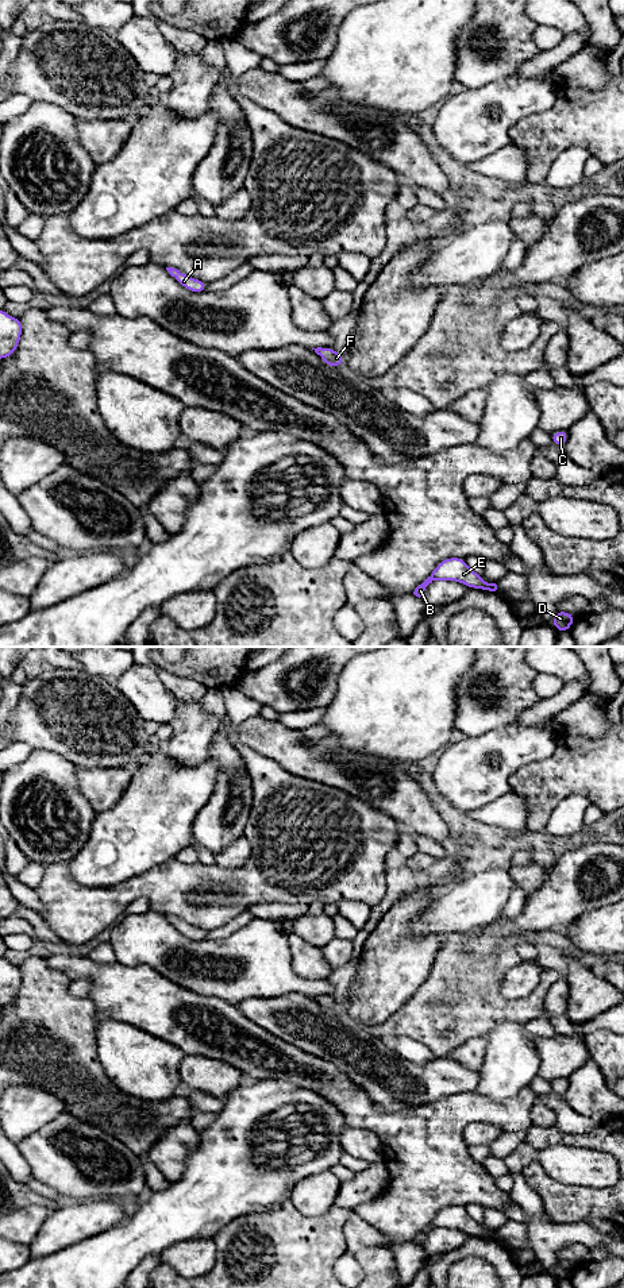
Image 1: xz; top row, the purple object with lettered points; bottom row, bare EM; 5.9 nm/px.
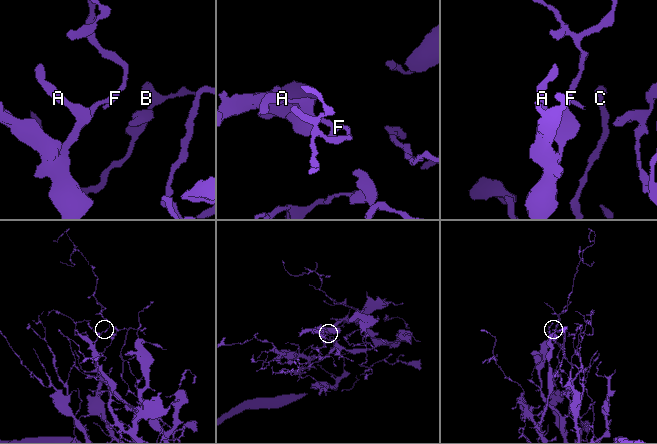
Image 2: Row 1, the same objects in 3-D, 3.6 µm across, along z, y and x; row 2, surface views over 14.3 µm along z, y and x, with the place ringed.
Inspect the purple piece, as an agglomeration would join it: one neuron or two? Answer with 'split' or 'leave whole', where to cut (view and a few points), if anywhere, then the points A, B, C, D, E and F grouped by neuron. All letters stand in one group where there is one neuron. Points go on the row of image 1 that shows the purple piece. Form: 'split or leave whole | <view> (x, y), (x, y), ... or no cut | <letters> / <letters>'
leave whole | no cut | A B C D E F

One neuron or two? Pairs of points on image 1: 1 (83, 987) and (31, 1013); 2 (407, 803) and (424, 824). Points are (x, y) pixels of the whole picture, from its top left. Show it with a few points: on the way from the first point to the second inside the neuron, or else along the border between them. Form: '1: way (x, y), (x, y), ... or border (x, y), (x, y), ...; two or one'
1: border (69, 982), (69, 991), (72, 994), (87, 997); two
2: way (412, 809), (422, 818); one

